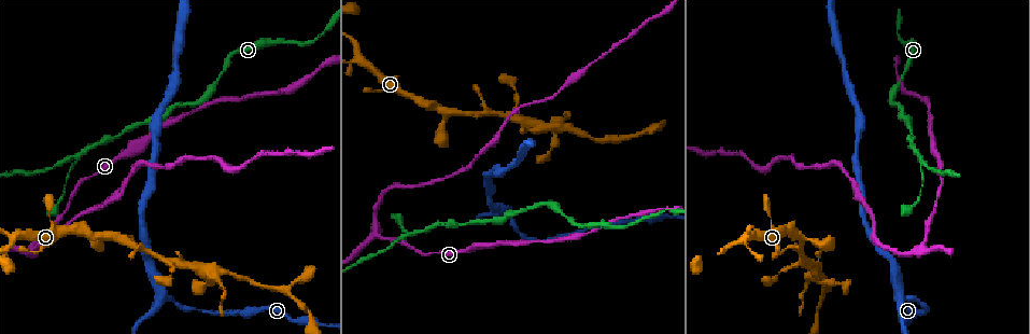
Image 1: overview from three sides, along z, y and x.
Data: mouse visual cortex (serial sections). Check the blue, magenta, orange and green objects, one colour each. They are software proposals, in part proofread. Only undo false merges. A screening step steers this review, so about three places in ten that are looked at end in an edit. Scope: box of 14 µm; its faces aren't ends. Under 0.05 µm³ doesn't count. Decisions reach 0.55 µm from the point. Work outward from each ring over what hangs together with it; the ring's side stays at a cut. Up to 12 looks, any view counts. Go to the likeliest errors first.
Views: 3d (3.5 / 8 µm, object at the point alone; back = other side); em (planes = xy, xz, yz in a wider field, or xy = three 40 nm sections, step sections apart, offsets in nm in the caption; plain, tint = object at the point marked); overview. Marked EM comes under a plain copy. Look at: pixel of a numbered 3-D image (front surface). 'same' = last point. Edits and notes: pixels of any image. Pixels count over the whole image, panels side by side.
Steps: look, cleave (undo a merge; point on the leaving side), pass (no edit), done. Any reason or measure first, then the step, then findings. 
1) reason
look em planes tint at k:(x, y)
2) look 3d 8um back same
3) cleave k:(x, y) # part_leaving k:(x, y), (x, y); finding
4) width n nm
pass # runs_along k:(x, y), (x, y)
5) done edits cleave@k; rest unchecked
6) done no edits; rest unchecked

arms part here
look 3d 3.5um at 1:(920, 154)

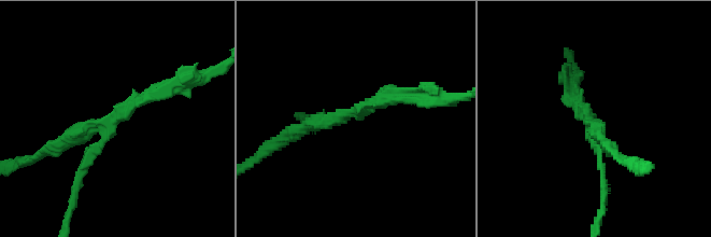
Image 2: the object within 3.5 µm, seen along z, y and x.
cleave 2:(79, 181) # two cells meet here

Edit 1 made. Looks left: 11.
abrupt turn
look 3d 3.5um at 1:(922, 248)

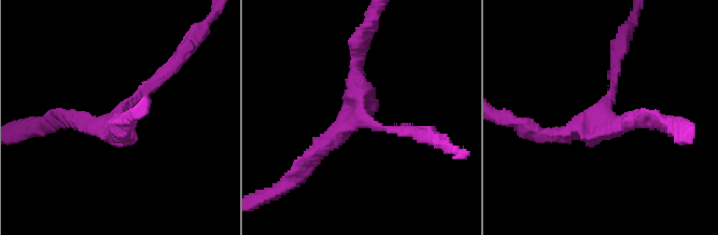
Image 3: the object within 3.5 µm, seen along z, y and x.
arms 3; arm_widths 150, 200, 250 nm
look em xy step 5 tint at 3:(363, 115)

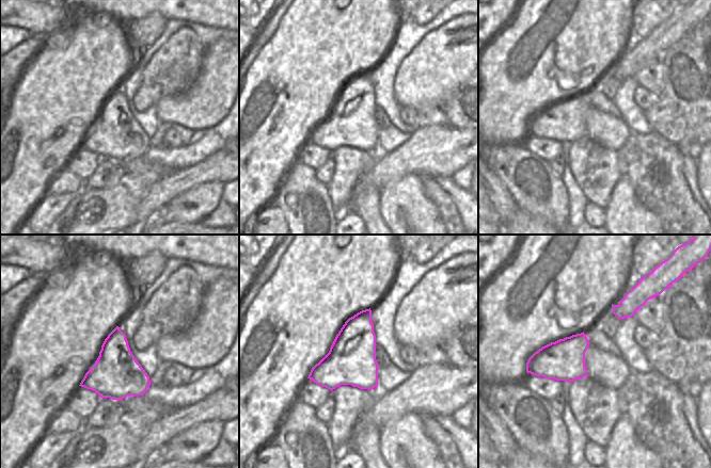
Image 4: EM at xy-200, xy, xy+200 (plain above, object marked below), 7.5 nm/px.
pass # continuous, no second cell

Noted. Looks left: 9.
three arms meet
look 3d 3.5um at 1:(745, 237)

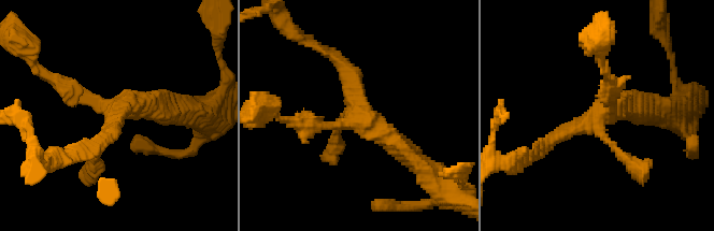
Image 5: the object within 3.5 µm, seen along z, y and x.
look em xy step 3 tint at 5:(113, 110)

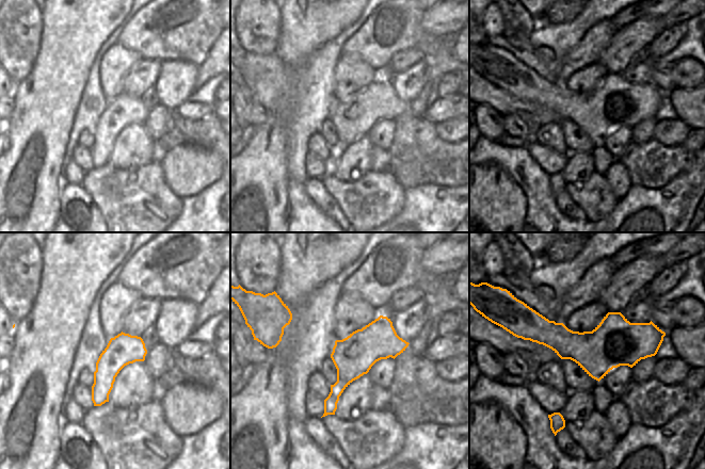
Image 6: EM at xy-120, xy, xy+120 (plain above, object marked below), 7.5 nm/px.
width 300 nm
pass # runs_along 5:(414, 158), (354, 117), (338, 59); all the same cell

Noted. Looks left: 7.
three arms meet
look 3d 3.5um at 1:(802, 261)

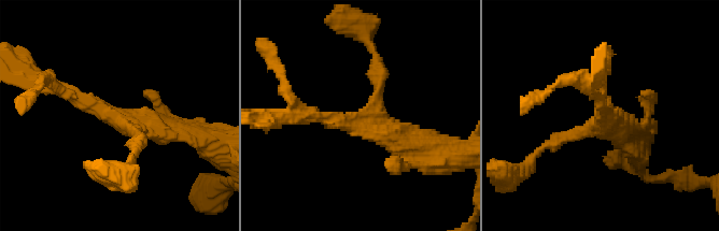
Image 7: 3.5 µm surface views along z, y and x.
arms 3; arm_widths 200, 200, 350 nm
look em xy step 2 tint at 7:(114, 118)

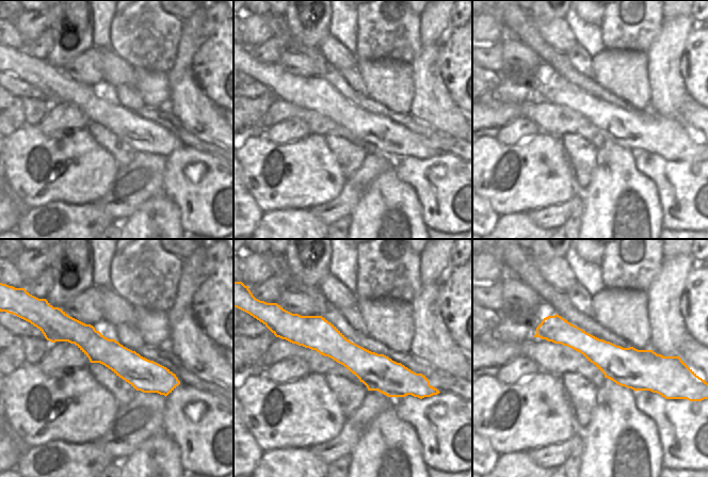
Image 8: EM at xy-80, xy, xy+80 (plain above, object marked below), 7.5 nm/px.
width 280 nm
pass # runs_along 7:(53, 85), (115, 117), (182, 131); continuous, no second cell

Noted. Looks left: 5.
branch point
look 3d 3.5um at 1:(207, 271)

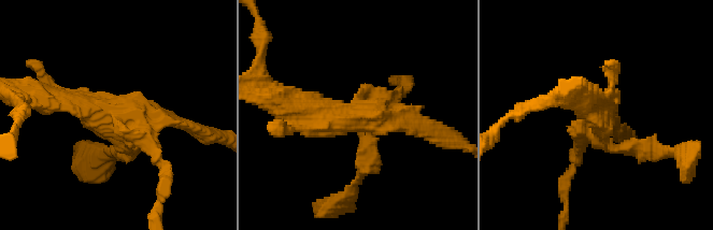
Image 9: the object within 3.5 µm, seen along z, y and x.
need the tissue
look em planes tint at 9:(114, 116)

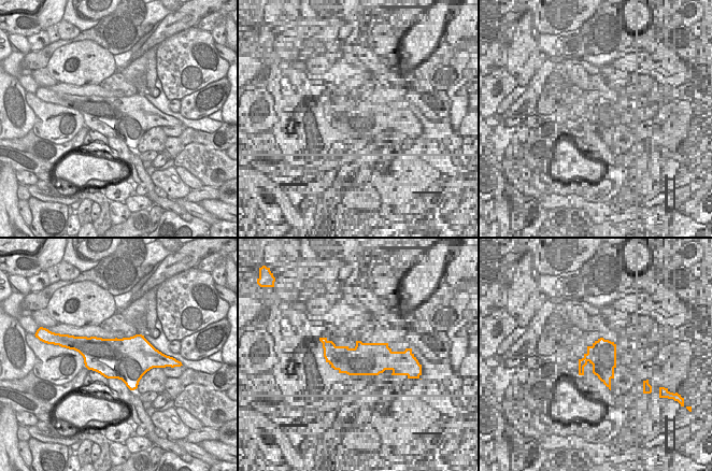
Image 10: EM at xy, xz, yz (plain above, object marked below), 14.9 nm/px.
another direction
look em xy step 2 tint same

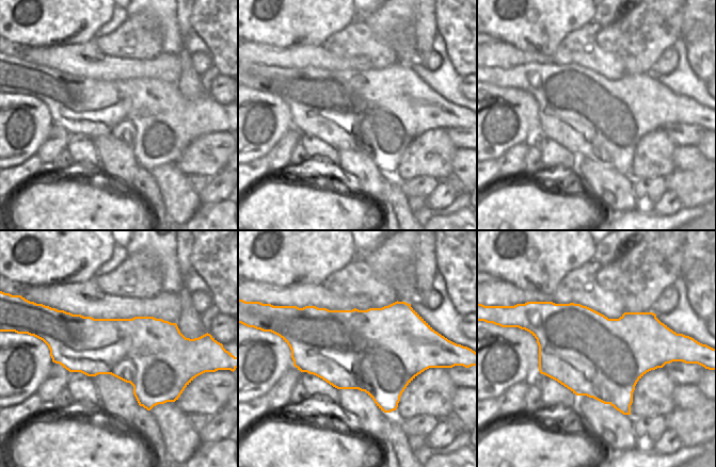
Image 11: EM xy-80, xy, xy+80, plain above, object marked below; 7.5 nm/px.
pass # runs_along 9:(289, 101), (425, 126); all the same cell

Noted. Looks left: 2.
done edits cleave@2; rest unchecked

